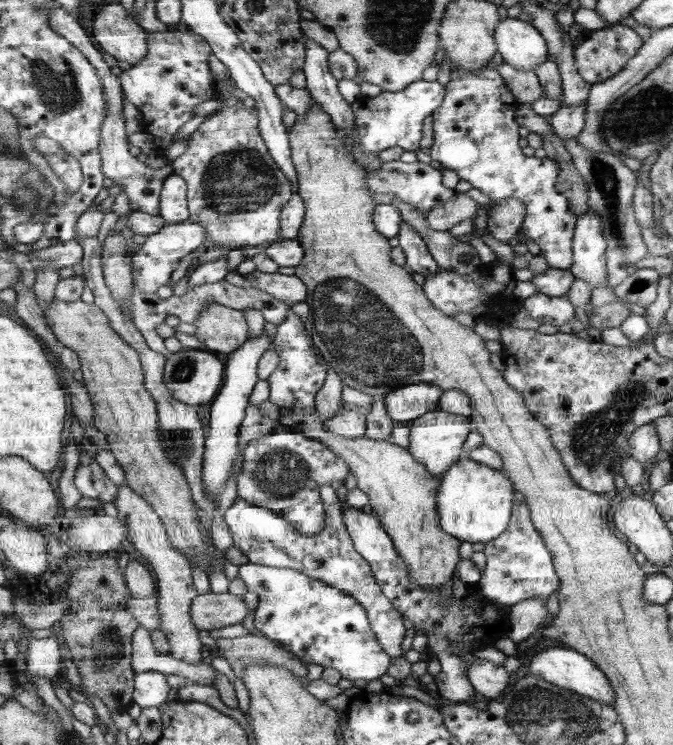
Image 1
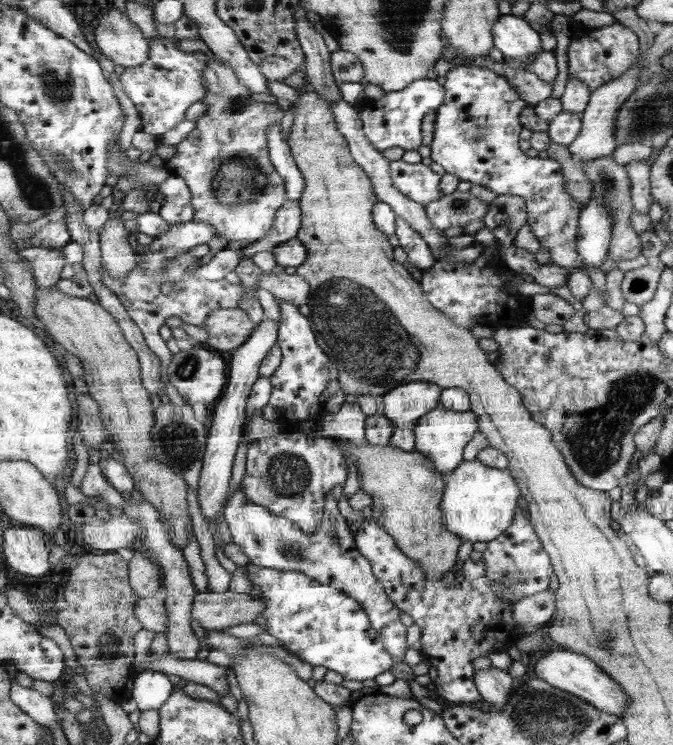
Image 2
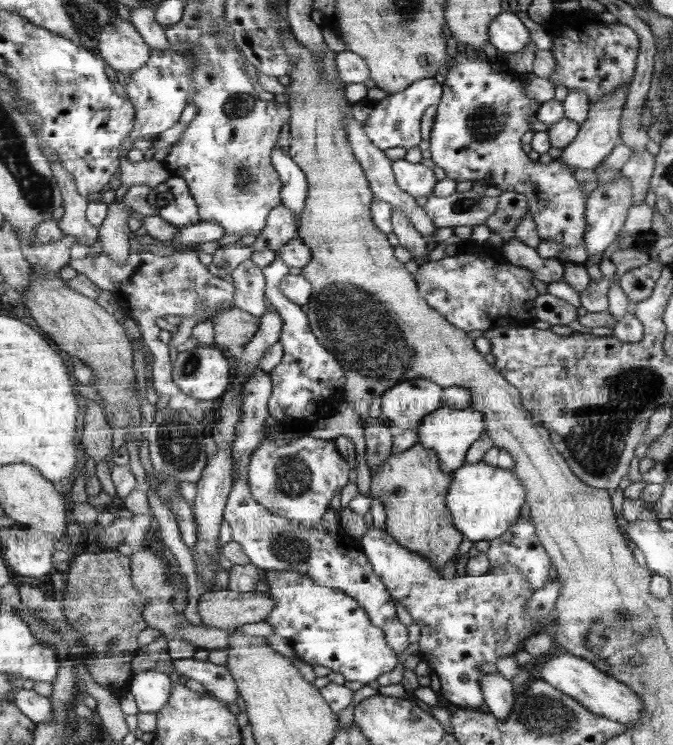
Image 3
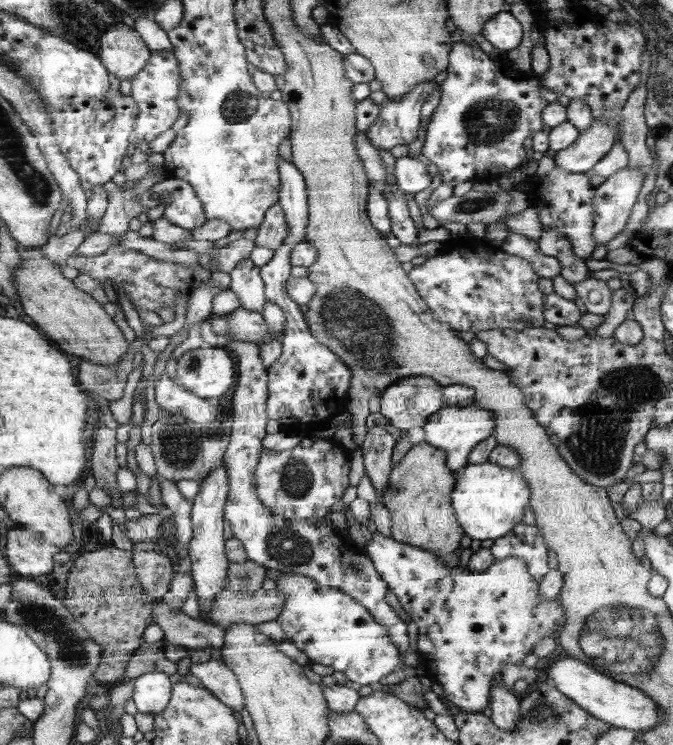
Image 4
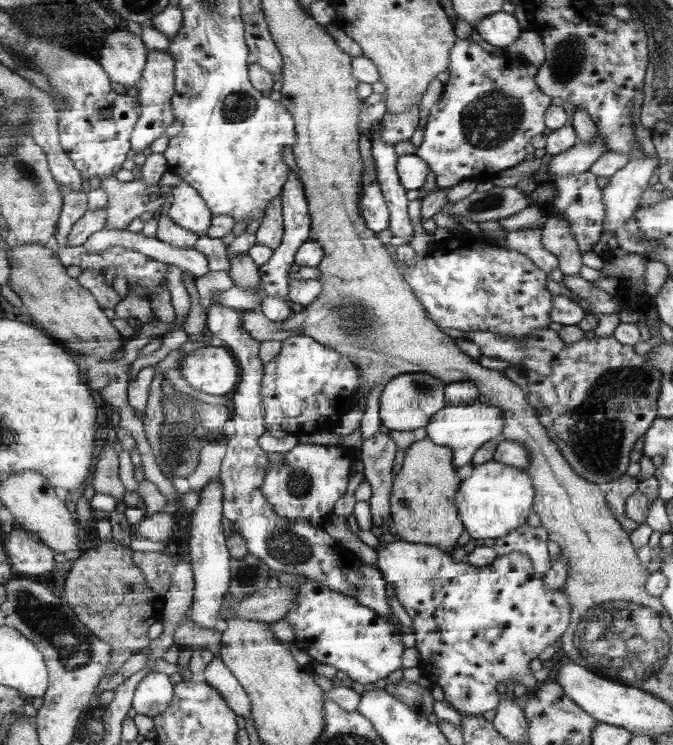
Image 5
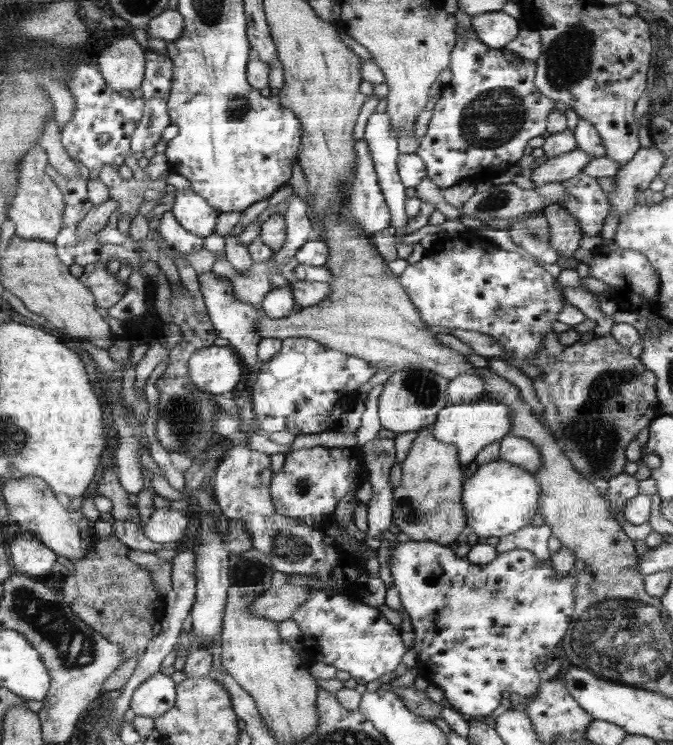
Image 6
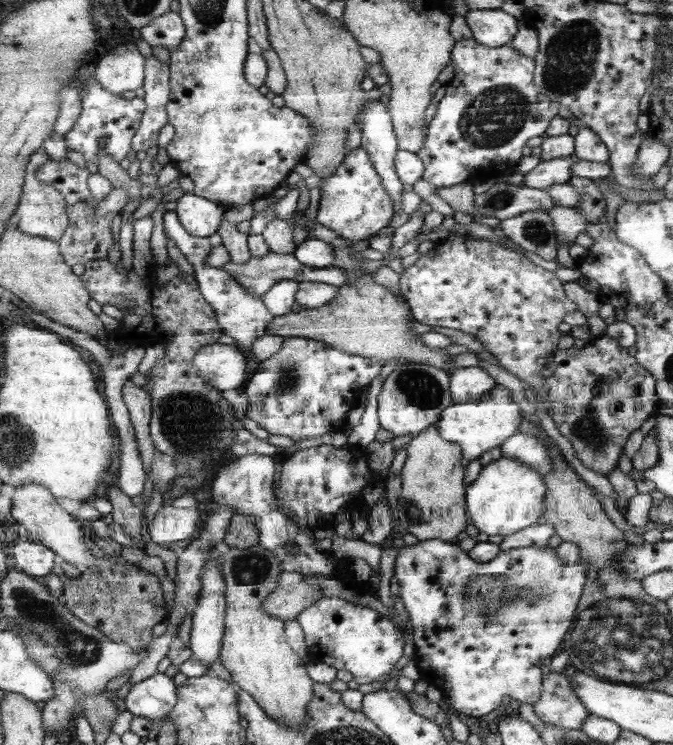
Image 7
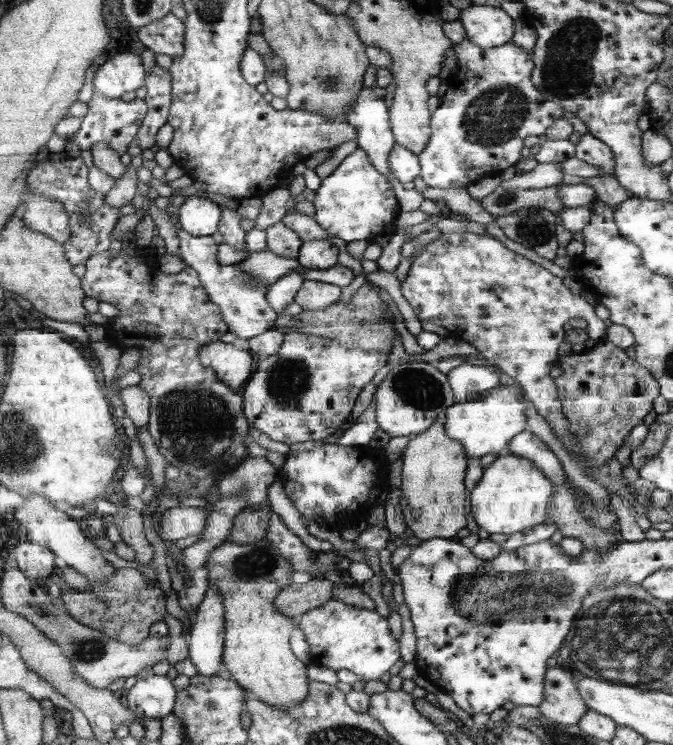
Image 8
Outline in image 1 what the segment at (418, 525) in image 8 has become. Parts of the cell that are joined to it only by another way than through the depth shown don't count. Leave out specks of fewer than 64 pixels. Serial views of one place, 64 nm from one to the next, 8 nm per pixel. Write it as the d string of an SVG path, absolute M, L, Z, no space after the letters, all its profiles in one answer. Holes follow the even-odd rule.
M281 410L279 421L284 427L296 430L304 437L322 441L331 452L339 454L347 462L351 475L356 478L358 488L369 496L370 506L368 509L373 509L376 512L384 530L390 536L399 558L404 560L404 564L408 564L412 584L416 584L418 588L441 588L454 576L456 564L460 560L460 550L458 550L460 542L458 542L458 538L444 532L441 524L438 512L439 476L434 476L428 472L422 462L418 462L416 457L399 445L384 440L373 440L365 435L361 438L351 438L332 433L326 428L326 424L318 420L315 413L305 413L302 410Z

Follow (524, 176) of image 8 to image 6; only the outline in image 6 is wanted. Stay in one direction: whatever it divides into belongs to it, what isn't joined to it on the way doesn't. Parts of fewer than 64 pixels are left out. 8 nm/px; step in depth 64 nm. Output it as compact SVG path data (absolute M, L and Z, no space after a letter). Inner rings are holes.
M576 148L568 153L550 157L544 164L533 168L529 175L536 187L549 182L562 182L582 173L584 164L588 164L592 159L588 153Z

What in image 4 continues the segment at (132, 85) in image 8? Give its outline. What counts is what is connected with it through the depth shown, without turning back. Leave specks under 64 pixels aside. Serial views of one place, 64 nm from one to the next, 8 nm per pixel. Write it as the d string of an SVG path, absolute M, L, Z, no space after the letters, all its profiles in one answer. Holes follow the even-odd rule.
M122 22L102 34L97 56L119 80L132 80L150 63L151 52L140 33Z

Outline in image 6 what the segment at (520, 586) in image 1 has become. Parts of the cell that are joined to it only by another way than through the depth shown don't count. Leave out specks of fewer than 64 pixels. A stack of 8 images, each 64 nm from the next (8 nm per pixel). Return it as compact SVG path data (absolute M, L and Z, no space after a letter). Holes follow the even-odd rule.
M530 524L520 528L520 531L514 532L512 535L500 537L500 542L498 542L495 550L500 554L517 549L527 549L540 560L551 560L552 553L550 546L548 546L550 536L553 536L550 525L533 526Z

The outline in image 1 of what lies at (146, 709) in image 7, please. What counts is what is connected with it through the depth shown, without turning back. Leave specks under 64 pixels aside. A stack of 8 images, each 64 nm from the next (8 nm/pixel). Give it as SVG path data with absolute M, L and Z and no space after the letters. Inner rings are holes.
M139 672L135 676L135 701L141 708L162 707L171 690L161 672Z

